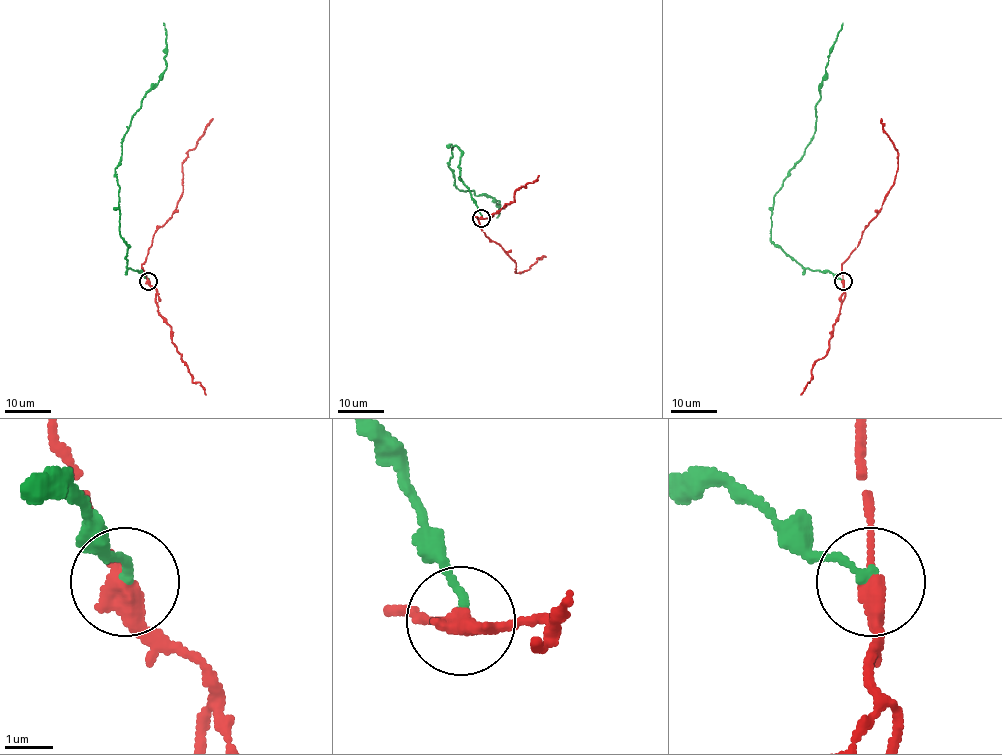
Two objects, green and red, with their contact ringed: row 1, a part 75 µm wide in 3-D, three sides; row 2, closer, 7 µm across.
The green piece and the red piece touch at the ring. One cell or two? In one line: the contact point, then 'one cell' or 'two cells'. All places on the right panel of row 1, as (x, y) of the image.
at (843, 281); two cells

